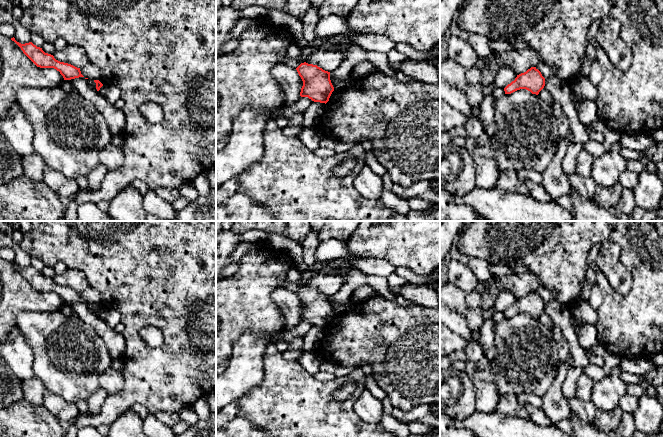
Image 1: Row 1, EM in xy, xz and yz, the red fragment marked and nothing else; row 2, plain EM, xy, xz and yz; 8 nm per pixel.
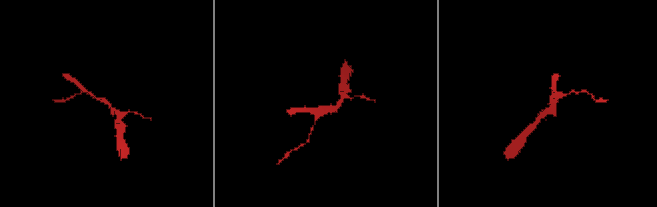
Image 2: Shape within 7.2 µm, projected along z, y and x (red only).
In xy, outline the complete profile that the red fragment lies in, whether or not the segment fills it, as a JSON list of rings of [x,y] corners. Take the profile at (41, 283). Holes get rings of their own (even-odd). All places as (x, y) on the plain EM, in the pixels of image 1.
[[[11,262],[23,275],[23,277],[40,292],[54,292],[60,296],[64,304],[71,304],[79,301],[84,301],[81,298],[80,292],[71,288],[60,286],[54,282],[53,279],[45,277],[42,272],[37,271],[32,266],[21,268]]]

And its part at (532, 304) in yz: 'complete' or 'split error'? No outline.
complete

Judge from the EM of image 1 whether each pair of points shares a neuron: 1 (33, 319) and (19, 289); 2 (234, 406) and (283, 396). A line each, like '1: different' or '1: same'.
1: different
2: same

